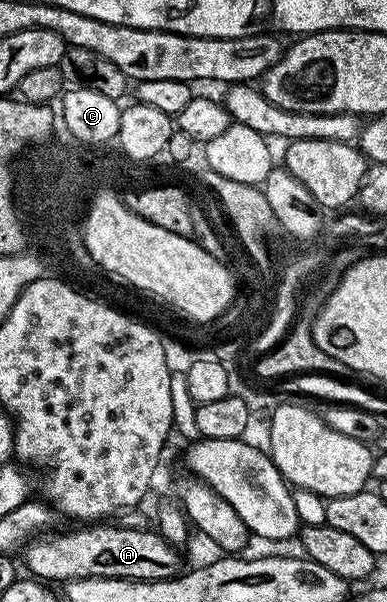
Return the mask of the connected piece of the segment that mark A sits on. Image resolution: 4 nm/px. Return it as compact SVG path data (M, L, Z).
M98 522L93 526L77 528L80 529L76 532L62 532L59 536L42 534L26 545L24 555L31 577L43 582L65 582L80 578L167 580L179 575L179 549L168 543L157 531L124 528L114 522Z

